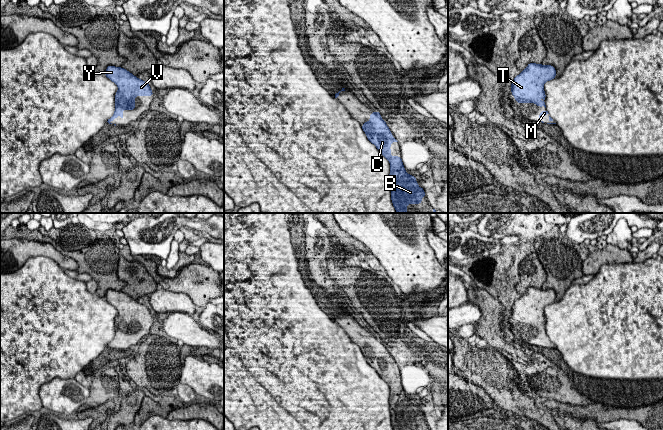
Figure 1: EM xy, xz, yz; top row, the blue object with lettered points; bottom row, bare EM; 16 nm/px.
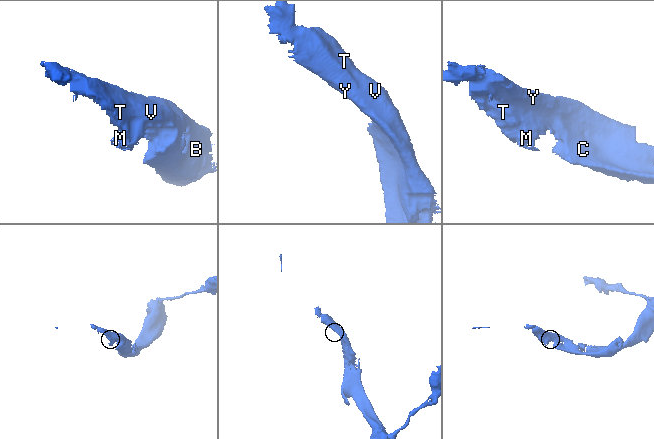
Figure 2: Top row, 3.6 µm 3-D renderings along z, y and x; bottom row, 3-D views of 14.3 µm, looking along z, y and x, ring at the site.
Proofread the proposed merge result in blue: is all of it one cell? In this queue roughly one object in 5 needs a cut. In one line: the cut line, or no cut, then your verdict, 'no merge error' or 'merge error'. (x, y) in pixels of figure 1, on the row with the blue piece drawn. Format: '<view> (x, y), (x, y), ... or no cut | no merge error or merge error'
no cut | no merge error

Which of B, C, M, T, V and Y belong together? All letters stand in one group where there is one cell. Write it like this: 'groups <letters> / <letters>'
groups B C M T V Y

